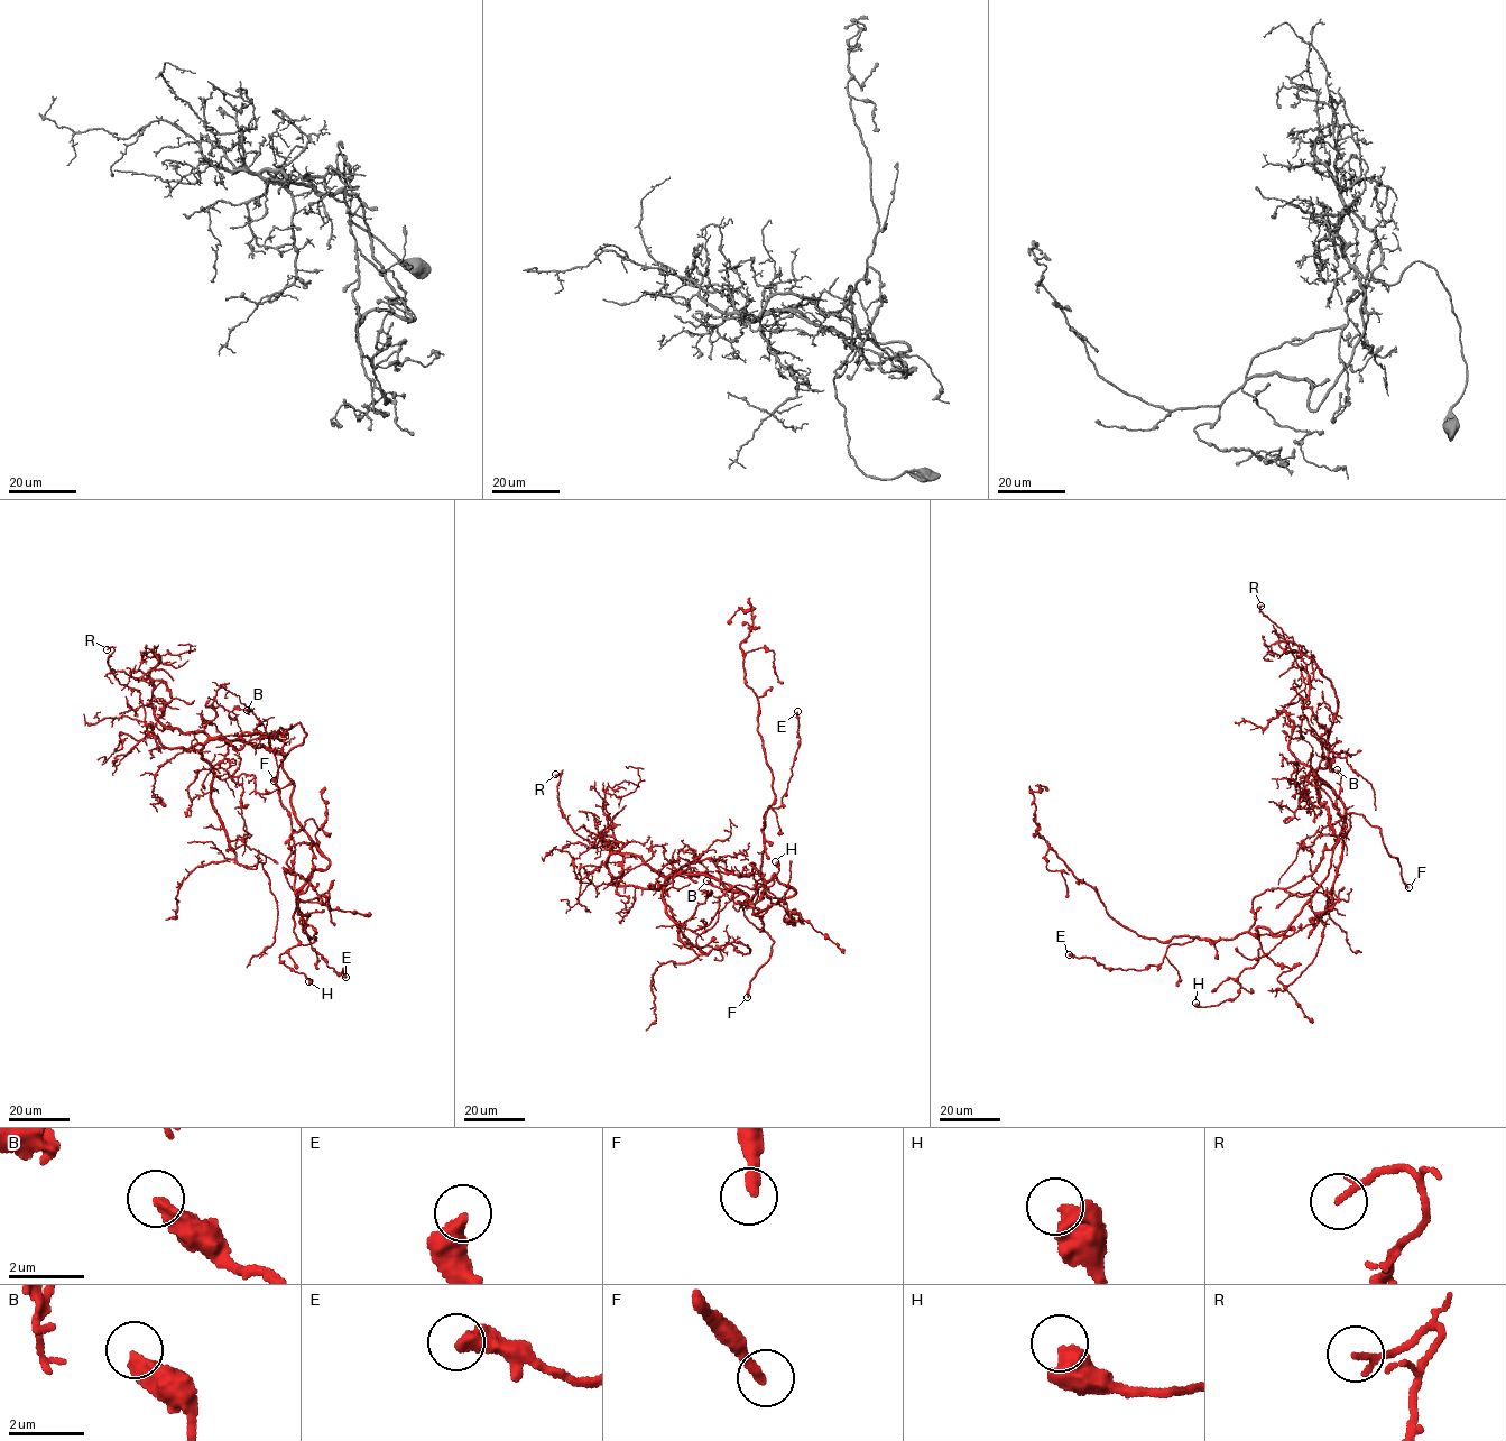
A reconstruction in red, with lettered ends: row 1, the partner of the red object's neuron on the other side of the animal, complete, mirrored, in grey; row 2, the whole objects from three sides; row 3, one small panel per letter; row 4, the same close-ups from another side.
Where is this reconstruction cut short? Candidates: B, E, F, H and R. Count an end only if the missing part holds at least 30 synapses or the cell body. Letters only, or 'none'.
F

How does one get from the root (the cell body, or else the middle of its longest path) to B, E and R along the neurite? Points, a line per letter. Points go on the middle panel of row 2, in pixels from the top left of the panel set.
B: (760, 911), (795, 889), (773, 876), (765, 880), (750, 862), (756, 895), (737, 911), (732, 890), (707, 880)
E: (760, 911), (795, 894), (760, 874), (760, 829), (767, 809), (782, 805), (792, 774), (797, 711)
R: (760, 911), (707, 876), (659, 876), (601, 837), (597, 846), (582, 839), (560, 805), (555, 774)

